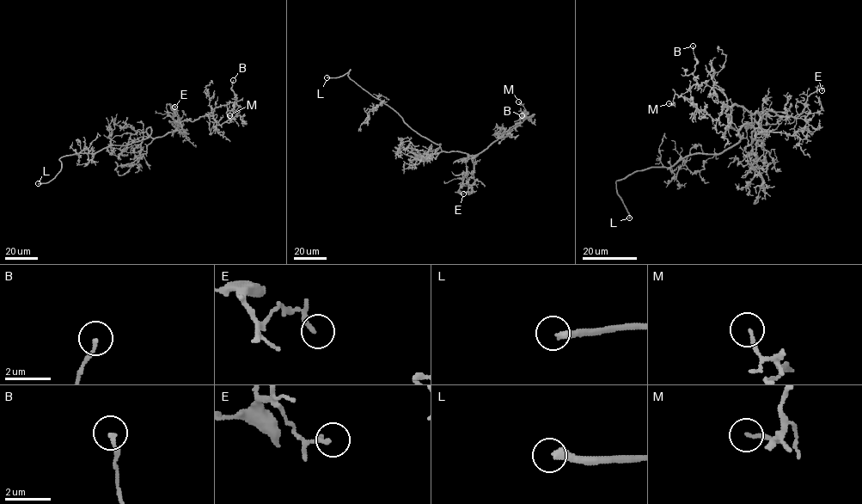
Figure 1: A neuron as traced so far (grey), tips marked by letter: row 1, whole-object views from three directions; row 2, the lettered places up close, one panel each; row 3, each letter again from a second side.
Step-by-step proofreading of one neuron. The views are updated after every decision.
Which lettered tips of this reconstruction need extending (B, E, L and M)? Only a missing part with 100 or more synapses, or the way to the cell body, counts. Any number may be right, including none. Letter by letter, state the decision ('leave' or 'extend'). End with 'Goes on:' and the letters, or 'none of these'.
B: leave
E: leave
L: extend
M: leave
Goes on: L

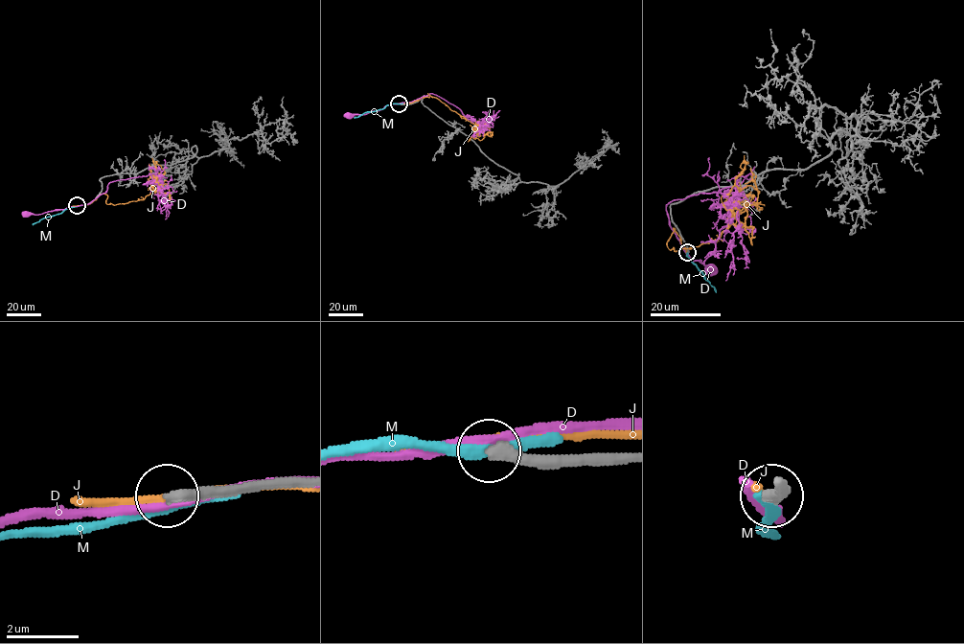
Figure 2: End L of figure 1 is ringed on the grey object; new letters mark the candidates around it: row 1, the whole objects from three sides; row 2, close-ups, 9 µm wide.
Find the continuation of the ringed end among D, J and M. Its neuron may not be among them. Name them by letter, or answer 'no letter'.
no letter

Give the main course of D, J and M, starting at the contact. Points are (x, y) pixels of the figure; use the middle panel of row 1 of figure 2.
D: (400, 103), (432, 93), (458, 107), (478, 128), (489, 126), (487, 123)
J: (400, 103), (427, 94), (493, 134), (479, 140), (475, 138), (486, 127), (473, 131)
M: (400, 103), (387, 104), (354, 118)

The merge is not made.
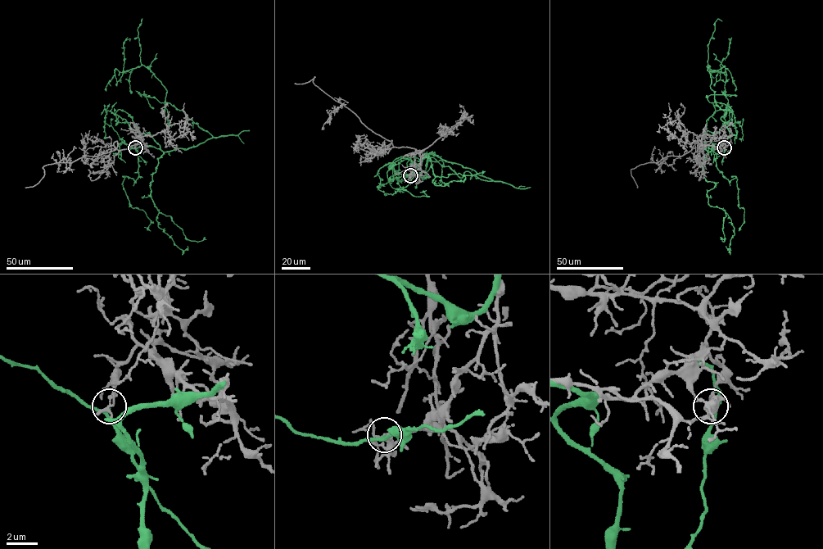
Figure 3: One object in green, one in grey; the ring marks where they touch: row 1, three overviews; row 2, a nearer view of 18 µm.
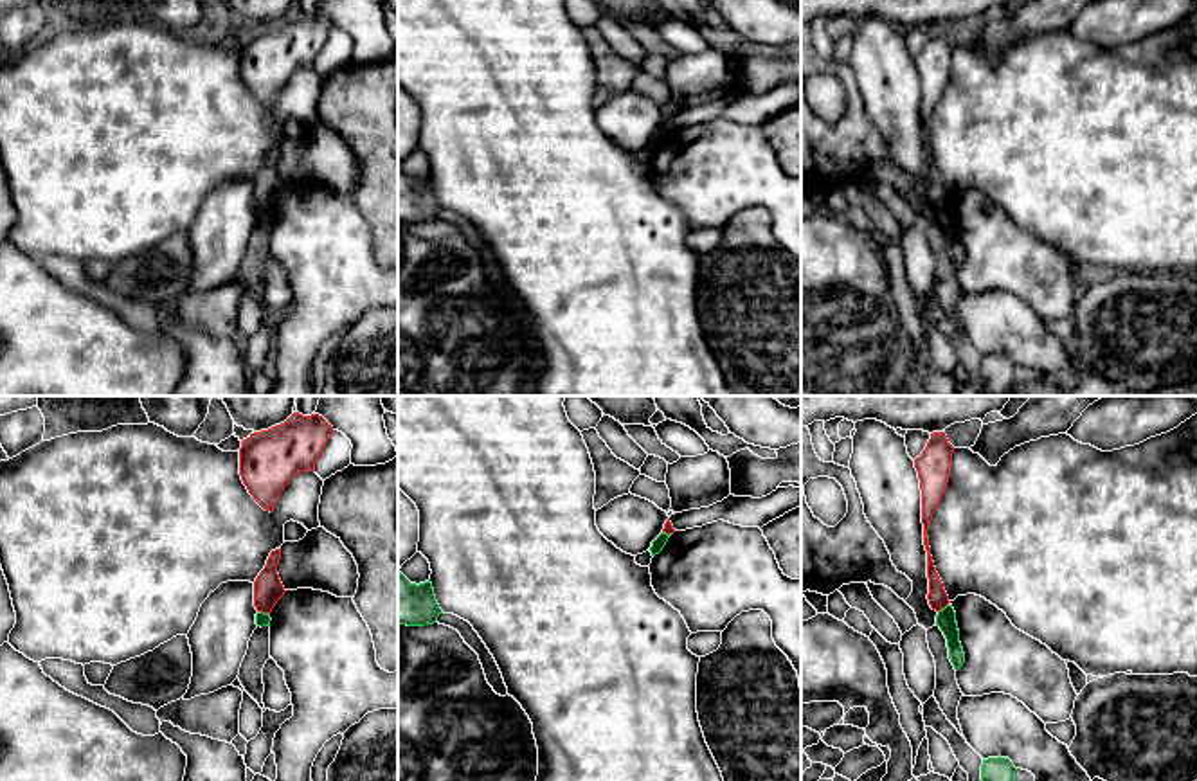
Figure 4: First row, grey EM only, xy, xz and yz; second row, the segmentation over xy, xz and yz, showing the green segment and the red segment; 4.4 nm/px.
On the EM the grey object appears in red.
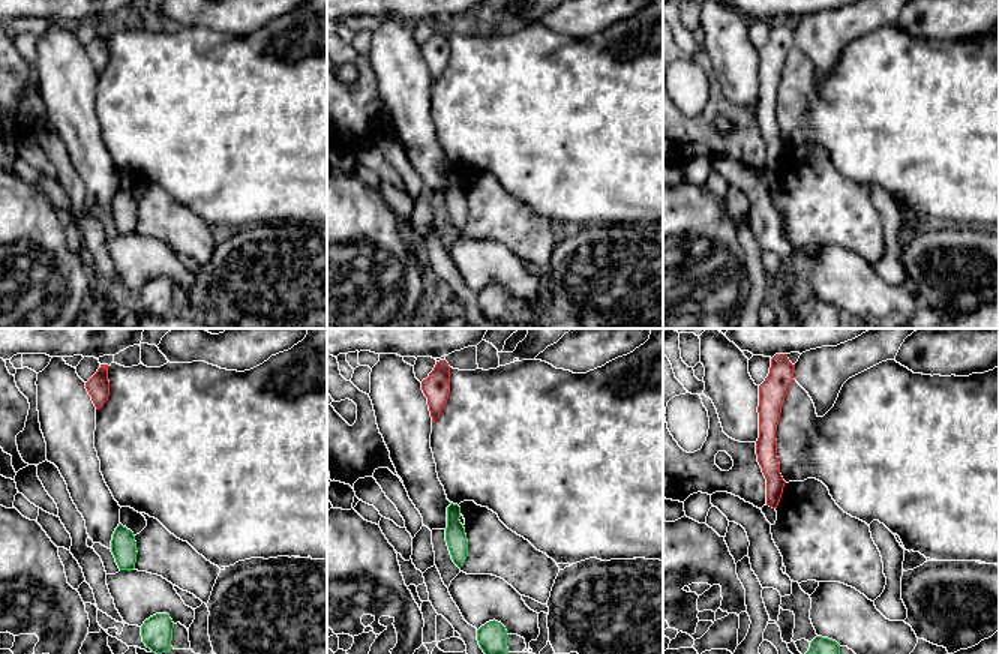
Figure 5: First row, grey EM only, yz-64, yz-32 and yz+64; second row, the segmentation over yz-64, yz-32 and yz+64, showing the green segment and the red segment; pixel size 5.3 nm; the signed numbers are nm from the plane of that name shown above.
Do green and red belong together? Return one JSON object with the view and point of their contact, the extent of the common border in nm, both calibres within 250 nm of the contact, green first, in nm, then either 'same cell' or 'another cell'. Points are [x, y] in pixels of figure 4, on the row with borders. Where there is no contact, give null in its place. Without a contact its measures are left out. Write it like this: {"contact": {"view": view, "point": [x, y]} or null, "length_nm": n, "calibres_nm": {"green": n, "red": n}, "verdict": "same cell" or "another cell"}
{"contact": {"view": "xy", "point": [261, 612]}, "length_nm": 60, "calibres_nm": {"green": 60, "red": 130}, "verdict": "another cell"}

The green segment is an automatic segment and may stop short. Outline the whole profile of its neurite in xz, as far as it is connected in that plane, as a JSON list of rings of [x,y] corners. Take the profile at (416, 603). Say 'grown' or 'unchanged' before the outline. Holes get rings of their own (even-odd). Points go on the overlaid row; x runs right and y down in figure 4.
unchanged; [[[398,570],[398,624],[434,624],[439,614],[443,610],[436,601],[430,579],[416,585]]]

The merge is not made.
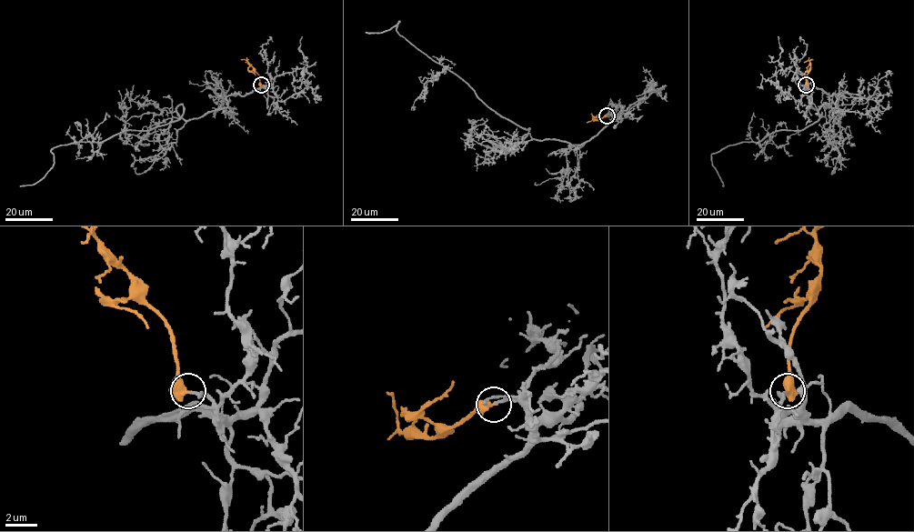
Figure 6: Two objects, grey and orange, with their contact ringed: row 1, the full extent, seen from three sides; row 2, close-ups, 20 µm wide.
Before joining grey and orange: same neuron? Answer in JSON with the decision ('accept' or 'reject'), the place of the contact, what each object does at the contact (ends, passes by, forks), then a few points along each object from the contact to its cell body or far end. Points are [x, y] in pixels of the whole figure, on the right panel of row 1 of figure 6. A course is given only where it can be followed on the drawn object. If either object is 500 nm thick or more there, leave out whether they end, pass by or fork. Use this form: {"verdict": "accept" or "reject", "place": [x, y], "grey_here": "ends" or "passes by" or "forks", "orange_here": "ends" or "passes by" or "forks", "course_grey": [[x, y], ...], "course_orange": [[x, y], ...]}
{"verdict": "accept", "place": [806, 85], "grey_here": "ends", "orange_here": "forks", "course_grey": [[806, 85], [835, 95], [830, 119], [823, 105], [804, 129], [713, 153], [723, 185]], "course_orange": [[806, 85], [812, 59]]}

